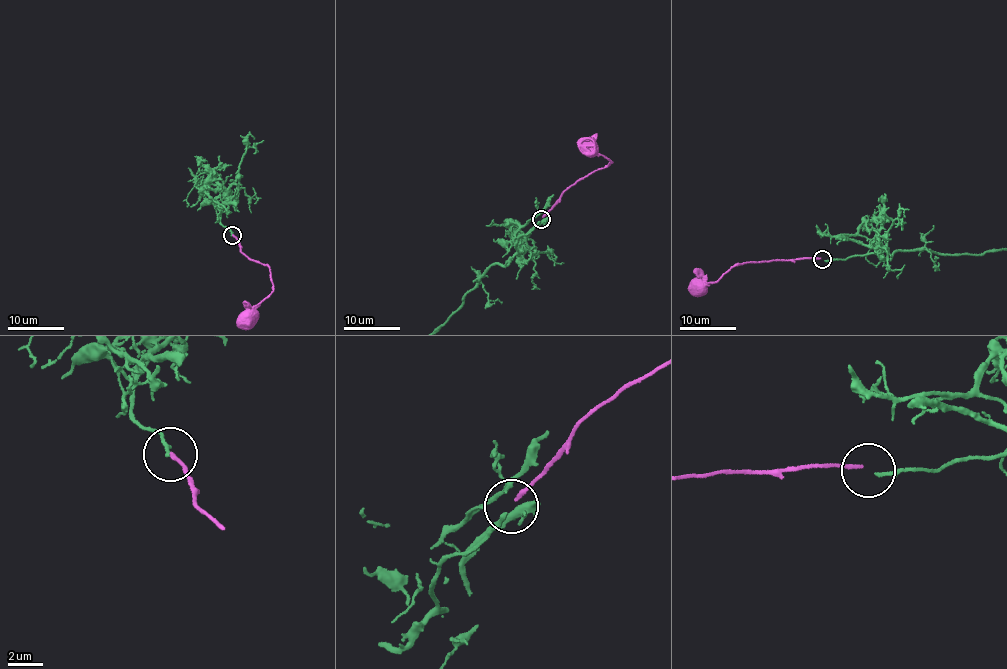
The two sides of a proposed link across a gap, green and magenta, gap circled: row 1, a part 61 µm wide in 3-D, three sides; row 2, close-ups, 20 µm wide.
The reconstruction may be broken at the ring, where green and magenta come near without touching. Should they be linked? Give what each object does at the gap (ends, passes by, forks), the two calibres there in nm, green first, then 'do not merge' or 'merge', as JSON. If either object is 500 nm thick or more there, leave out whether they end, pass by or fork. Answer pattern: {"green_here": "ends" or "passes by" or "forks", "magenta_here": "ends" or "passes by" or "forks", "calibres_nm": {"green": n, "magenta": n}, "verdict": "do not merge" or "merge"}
{"green_here": "ends", "magenta_here": "ends", "calibres_nm": {"green": 200, "magenta": 240}, "verdict": "merge"}

